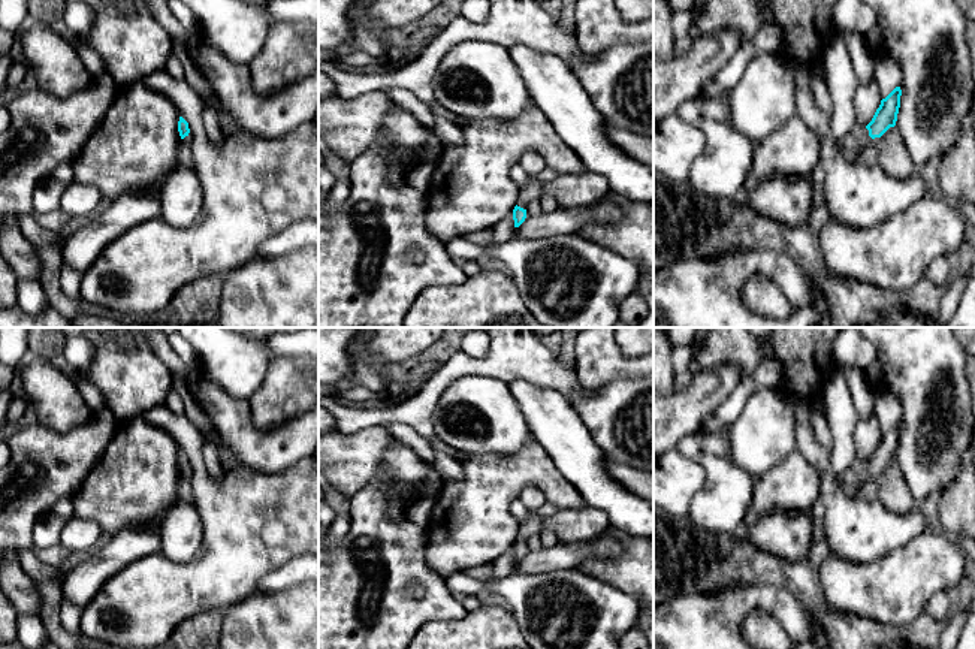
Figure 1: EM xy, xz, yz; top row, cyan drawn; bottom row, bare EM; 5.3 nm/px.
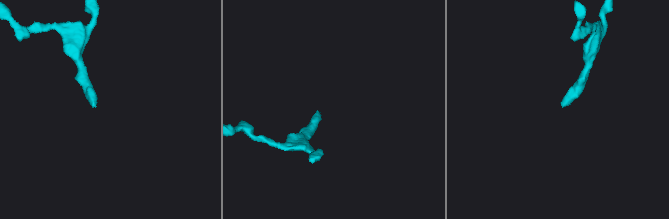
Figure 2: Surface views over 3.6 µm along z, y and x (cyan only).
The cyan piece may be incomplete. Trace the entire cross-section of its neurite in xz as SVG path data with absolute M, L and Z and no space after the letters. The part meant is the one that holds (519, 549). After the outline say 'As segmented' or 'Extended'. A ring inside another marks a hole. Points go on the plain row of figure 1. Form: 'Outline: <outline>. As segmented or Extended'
Outline: M531 511L528 517L519 523L519 534L513 544L514 562L519 562L525 556L526 541L534 535L540 535L541 522L543 517L538 516L535 511Z. Extended

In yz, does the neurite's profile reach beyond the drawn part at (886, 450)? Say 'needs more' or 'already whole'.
needs more

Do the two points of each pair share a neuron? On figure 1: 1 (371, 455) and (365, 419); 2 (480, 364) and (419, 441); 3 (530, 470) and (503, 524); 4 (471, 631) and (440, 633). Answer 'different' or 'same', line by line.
1: different
2: different
3: same
4: same

